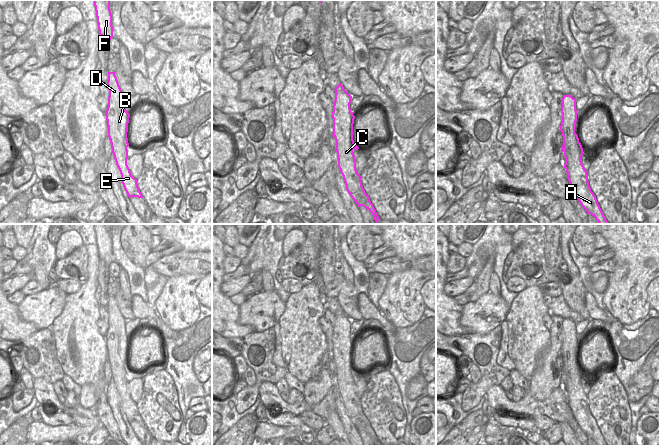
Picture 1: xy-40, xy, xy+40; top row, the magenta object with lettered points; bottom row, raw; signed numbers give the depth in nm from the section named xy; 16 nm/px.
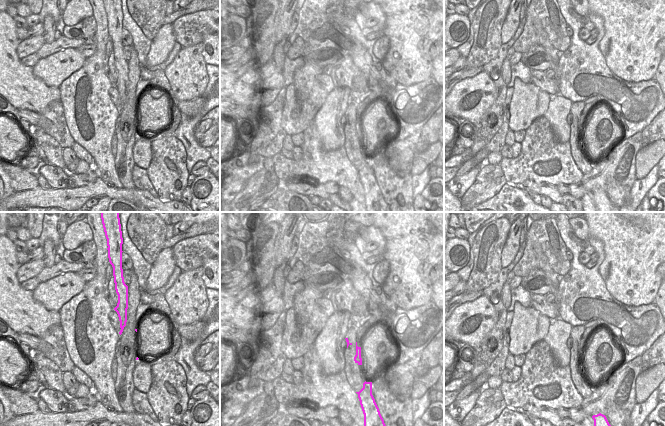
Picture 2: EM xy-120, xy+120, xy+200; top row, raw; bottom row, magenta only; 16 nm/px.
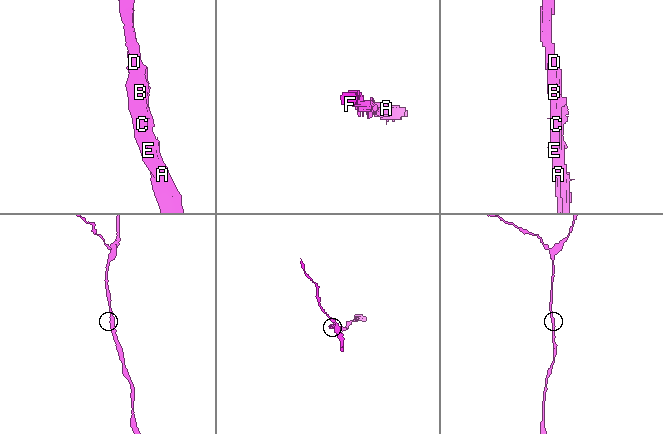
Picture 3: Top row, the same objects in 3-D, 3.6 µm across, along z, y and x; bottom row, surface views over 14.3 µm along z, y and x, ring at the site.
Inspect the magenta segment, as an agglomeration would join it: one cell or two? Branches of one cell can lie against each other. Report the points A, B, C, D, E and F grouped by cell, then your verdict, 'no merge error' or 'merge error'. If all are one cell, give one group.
A B C D E F; no merge error

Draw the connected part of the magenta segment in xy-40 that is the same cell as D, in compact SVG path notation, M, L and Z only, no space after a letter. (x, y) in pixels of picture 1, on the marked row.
M108 72L107 87L109 97L105 116L108 126L108 137L116 165L121 174L122 184L129 198L143 198L137 179L131 175L127 165L127 147L129 146L127 132L130 114L126 111L127 96L120 88L115 72Z

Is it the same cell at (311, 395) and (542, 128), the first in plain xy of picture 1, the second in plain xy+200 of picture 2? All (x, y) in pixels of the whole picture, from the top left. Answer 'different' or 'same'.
different

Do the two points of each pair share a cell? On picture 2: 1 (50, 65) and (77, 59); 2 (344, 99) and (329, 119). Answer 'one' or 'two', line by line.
1: one
2: one

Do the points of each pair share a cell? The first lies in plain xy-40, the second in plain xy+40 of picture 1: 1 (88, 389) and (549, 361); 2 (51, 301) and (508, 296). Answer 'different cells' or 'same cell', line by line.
1: same cell
2: different cells

